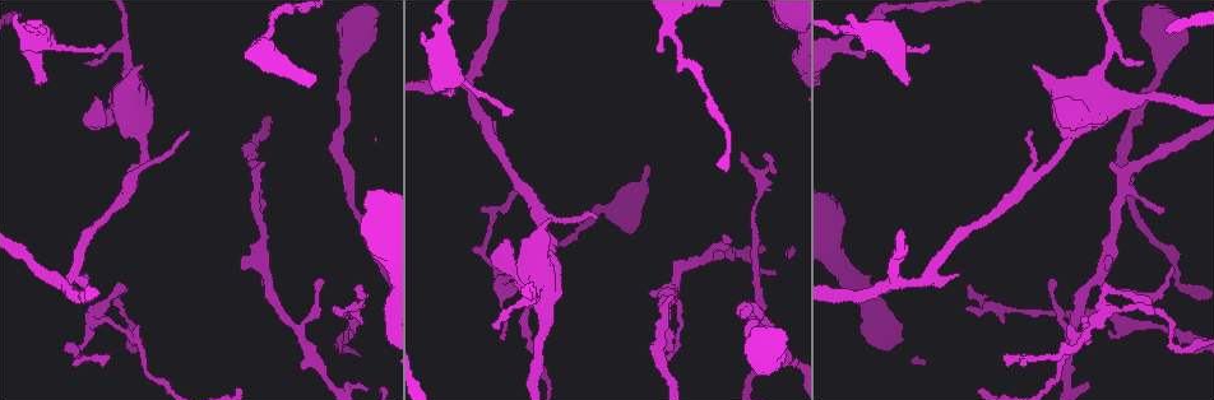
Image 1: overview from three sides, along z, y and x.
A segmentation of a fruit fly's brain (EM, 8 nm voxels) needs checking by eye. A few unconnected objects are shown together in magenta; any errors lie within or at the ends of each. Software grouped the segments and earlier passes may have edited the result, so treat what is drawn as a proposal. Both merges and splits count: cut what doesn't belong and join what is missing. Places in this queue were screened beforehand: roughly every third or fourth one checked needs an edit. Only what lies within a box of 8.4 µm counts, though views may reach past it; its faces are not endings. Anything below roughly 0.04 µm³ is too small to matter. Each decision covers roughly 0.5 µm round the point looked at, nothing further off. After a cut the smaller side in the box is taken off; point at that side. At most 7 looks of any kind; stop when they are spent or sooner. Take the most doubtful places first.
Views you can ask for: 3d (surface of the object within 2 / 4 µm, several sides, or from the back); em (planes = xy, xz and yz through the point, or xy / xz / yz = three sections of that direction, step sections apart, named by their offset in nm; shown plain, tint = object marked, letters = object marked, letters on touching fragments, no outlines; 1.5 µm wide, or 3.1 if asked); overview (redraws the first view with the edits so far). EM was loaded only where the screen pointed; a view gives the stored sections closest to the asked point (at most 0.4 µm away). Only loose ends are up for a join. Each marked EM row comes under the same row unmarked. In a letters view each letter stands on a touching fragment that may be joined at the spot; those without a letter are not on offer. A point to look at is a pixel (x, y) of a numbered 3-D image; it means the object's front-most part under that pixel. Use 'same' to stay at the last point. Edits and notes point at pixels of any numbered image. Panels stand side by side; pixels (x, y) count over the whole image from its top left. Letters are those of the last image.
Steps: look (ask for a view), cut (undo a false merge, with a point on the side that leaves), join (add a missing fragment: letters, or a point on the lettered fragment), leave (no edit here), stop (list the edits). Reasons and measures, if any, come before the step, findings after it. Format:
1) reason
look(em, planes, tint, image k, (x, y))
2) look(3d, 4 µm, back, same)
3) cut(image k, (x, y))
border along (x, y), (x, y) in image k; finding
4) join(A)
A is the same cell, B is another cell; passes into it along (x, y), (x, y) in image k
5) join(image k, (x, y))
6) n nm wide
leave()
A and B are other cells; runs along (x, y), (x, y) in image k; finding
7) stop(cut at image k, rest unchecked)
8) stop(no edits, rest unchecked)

an open end
look(em, xy, step 8, letters, image 1, (907, 86))

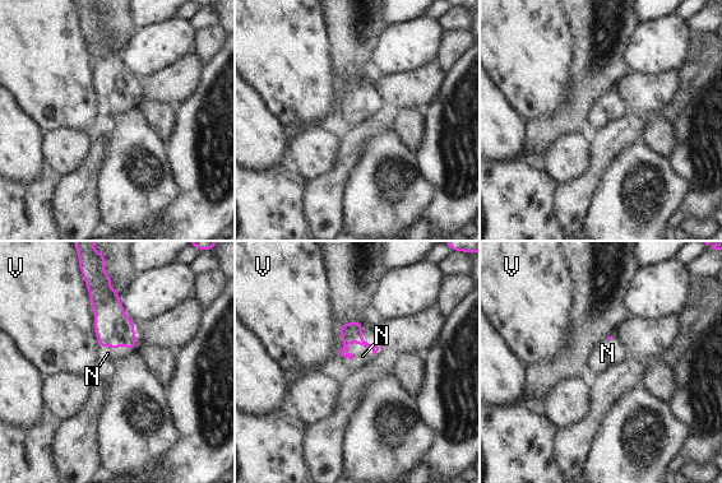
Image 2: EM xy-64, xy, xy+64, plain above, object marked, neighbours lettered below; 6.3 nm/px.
cut it another way
look(em, planes, letters, same)

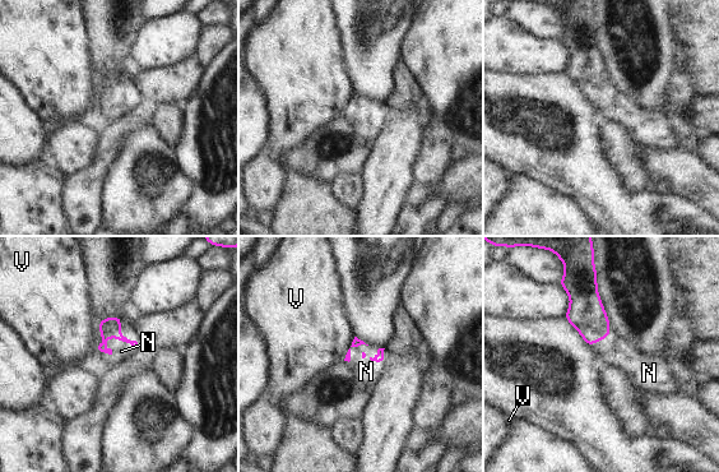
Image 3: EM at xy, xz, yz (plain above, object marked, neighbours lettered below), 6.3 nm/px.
join(N)
N is the same cell, V is another cell; passes into it along (108, 328), (126, 343), (121, 351) in image 3; the neuron continues

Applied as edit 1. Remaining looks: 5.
thin neck
look(3d, 2 µm, image 1, (498, 283))

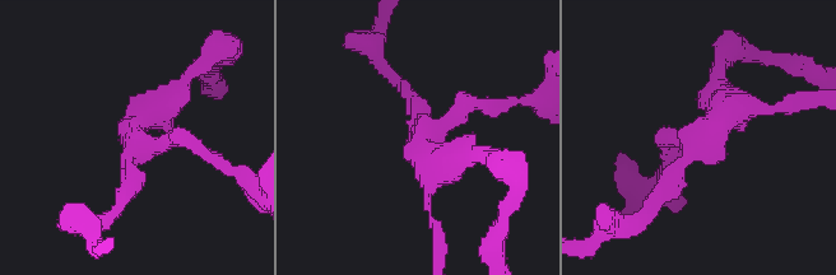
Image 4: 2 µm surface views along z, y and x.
shape alone is not enough
look(em, planes, tint, image 4, (699, 142))

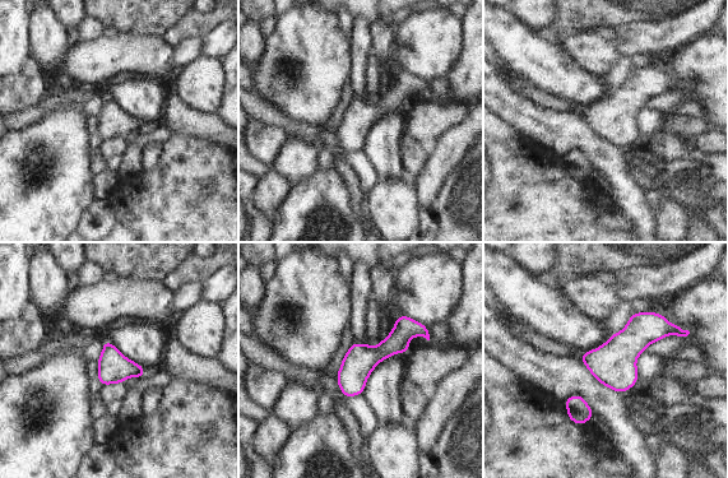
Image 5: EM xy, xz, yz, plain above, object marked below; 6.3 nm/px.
what lies round it
look(em, planes, letters, same)

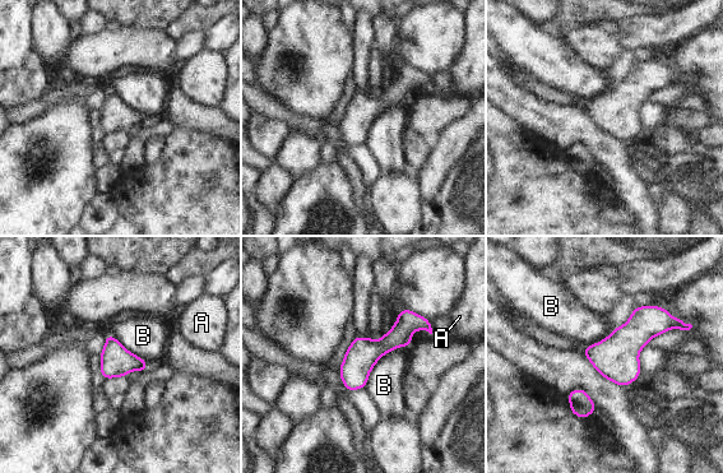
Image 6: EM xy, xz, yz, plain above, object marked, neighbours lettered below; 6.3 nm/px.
leave()
A and B are other cells; all the same neuron

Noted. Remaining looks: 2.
thick end
look(3d, 4 µm, image 1, (1064, 96))

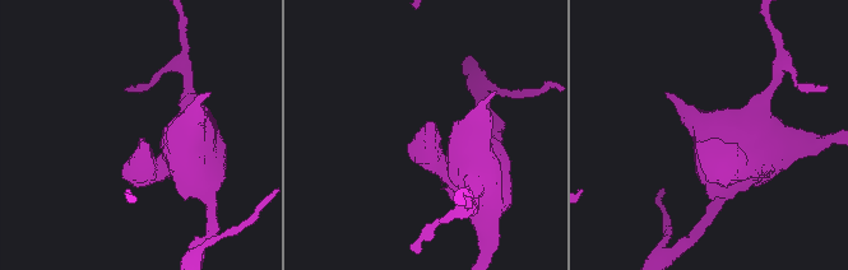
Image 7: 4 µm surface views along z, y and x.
look(em, planes, letters, image 7, (425, 137))

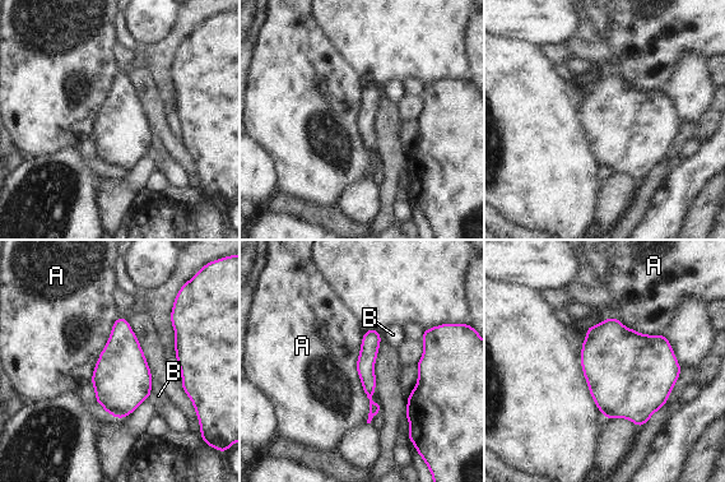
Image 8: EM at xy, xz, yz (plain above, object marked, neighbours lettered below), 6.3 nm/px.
leave()
A and B are other cells; runs along (371, 332), (368, 389), (372, 412) in image 8; none of them fits

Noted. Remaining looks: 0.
stop(join at image 3, rest unchecked)

